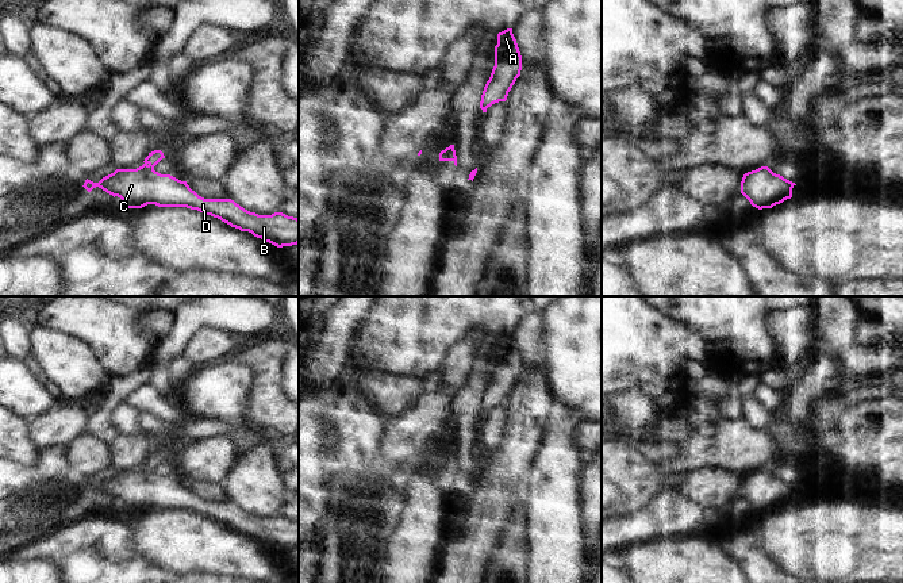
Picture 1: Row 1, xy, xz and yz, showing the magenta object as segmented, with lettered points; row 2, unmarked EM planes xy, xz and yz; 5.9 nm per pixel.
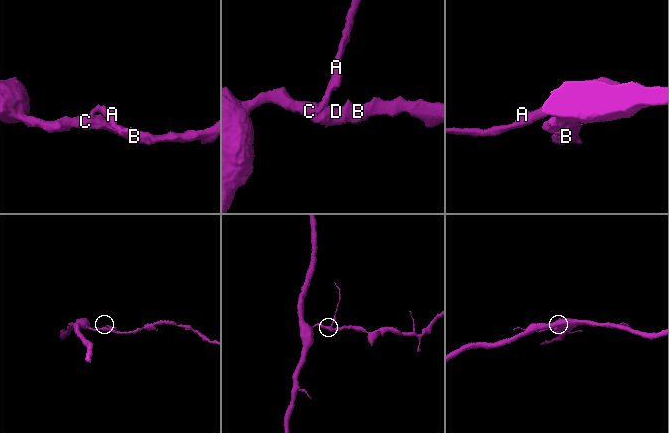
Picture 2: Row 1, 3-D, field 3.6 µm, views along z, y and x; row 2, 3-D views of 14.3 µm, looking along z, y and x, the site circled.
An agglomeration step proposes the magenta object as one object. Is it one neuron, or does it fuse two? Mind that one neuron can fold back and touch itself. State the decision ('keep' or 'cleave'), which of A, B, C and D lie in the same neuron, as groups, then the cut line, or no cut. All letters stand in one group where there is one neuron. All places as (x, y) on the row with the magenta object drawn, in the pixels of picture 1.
cleave | A / B C D | xy (141, 167), (145, 169), (153, 168)

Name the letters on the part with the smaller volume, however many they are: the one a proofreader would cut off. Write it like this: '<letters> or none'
A

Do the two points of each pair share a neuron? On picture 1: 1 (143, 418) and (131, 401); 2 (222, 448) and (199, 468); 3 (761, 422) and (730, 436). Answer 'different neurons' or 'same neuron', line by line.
1: different neurons
2: same neuron
3: different neurons

